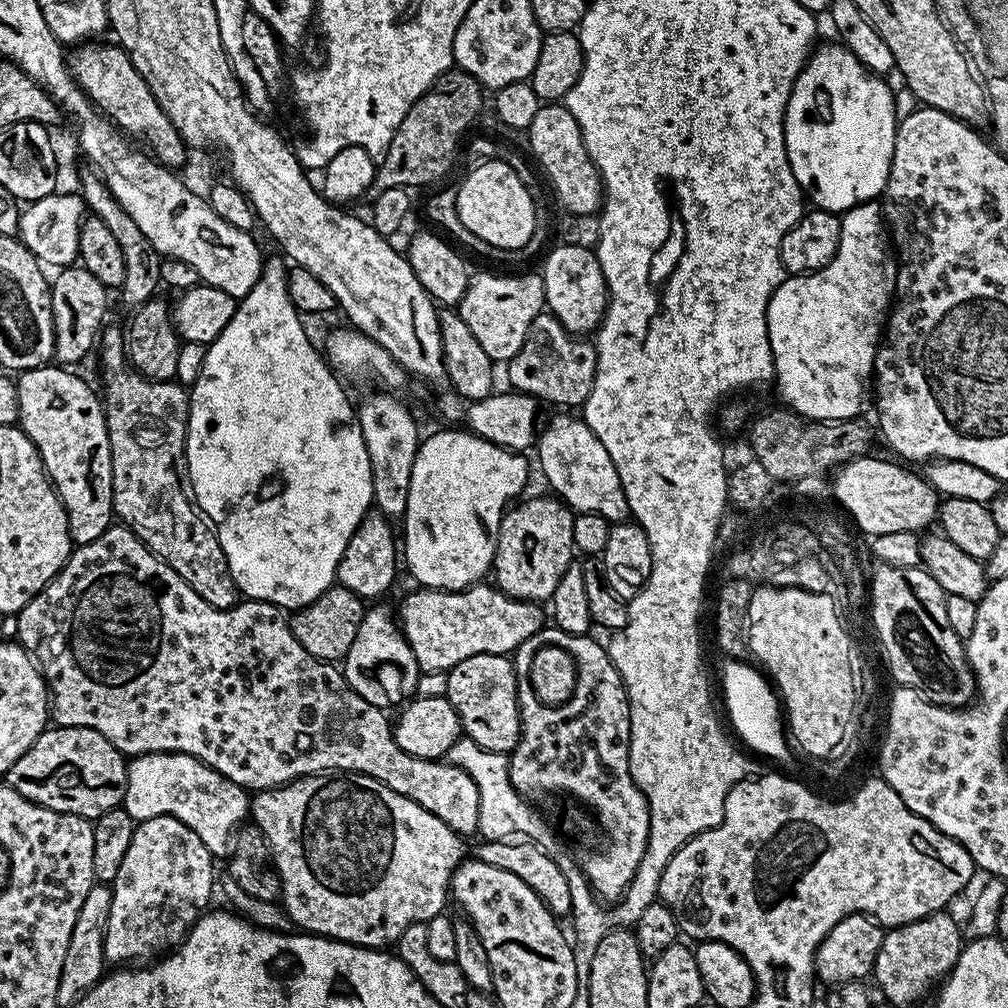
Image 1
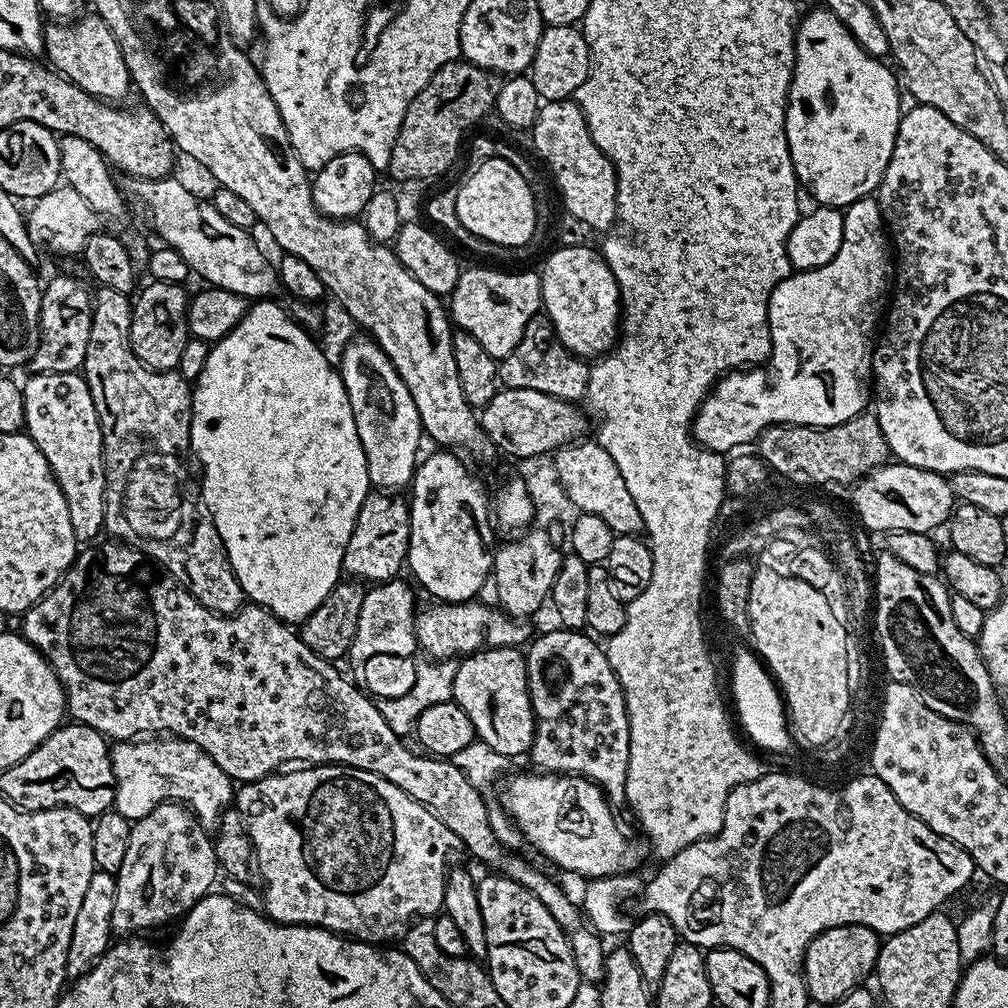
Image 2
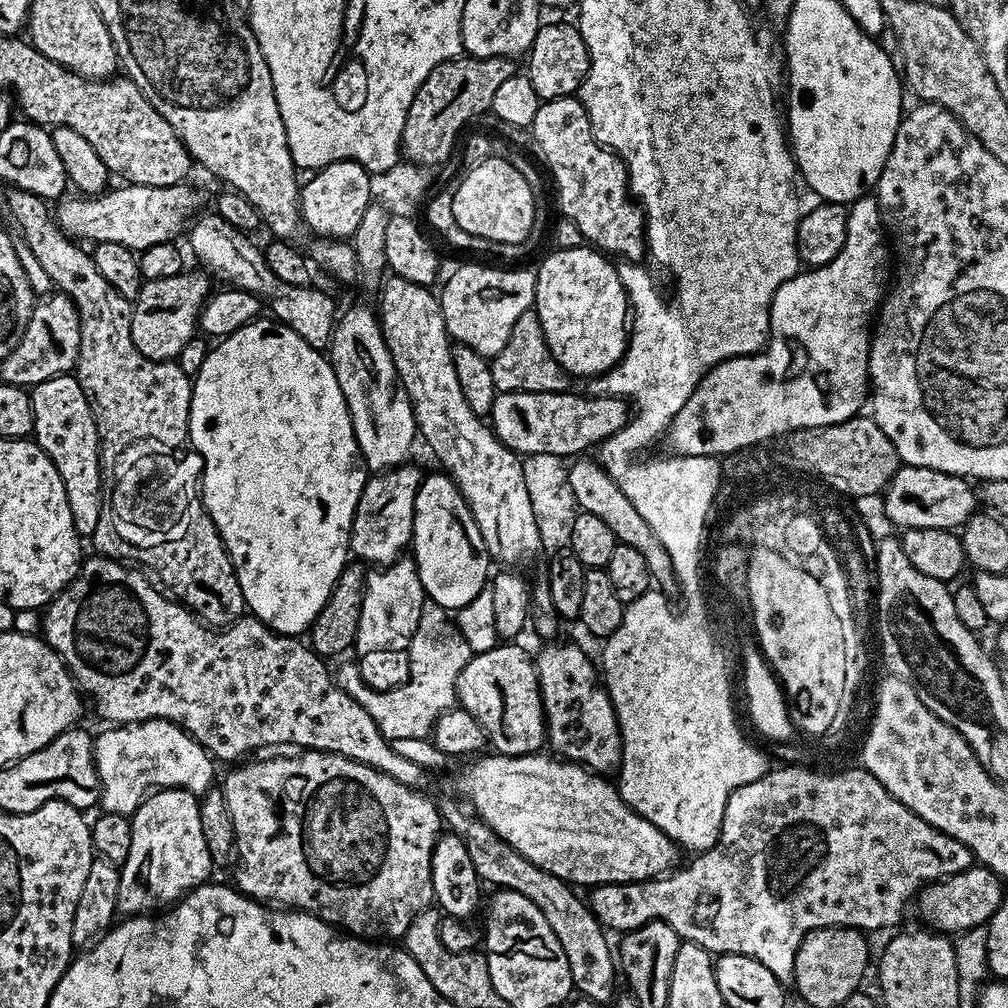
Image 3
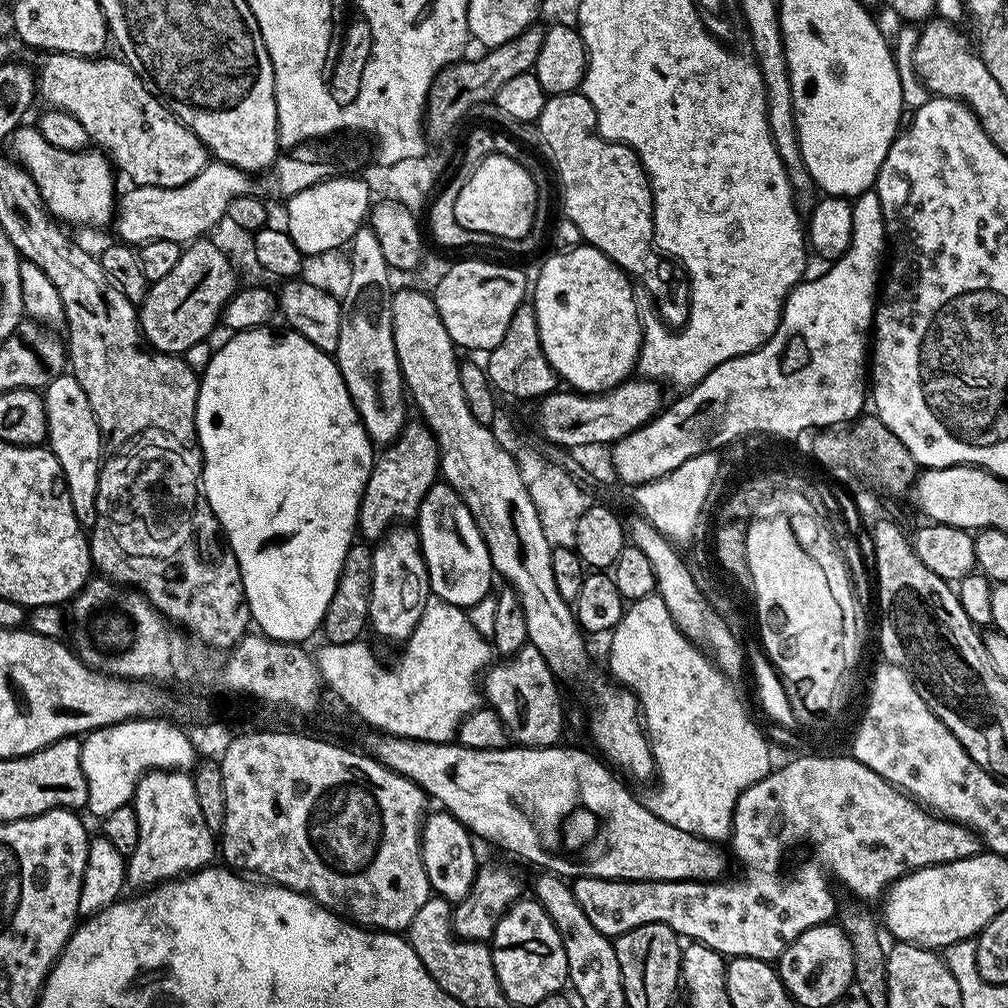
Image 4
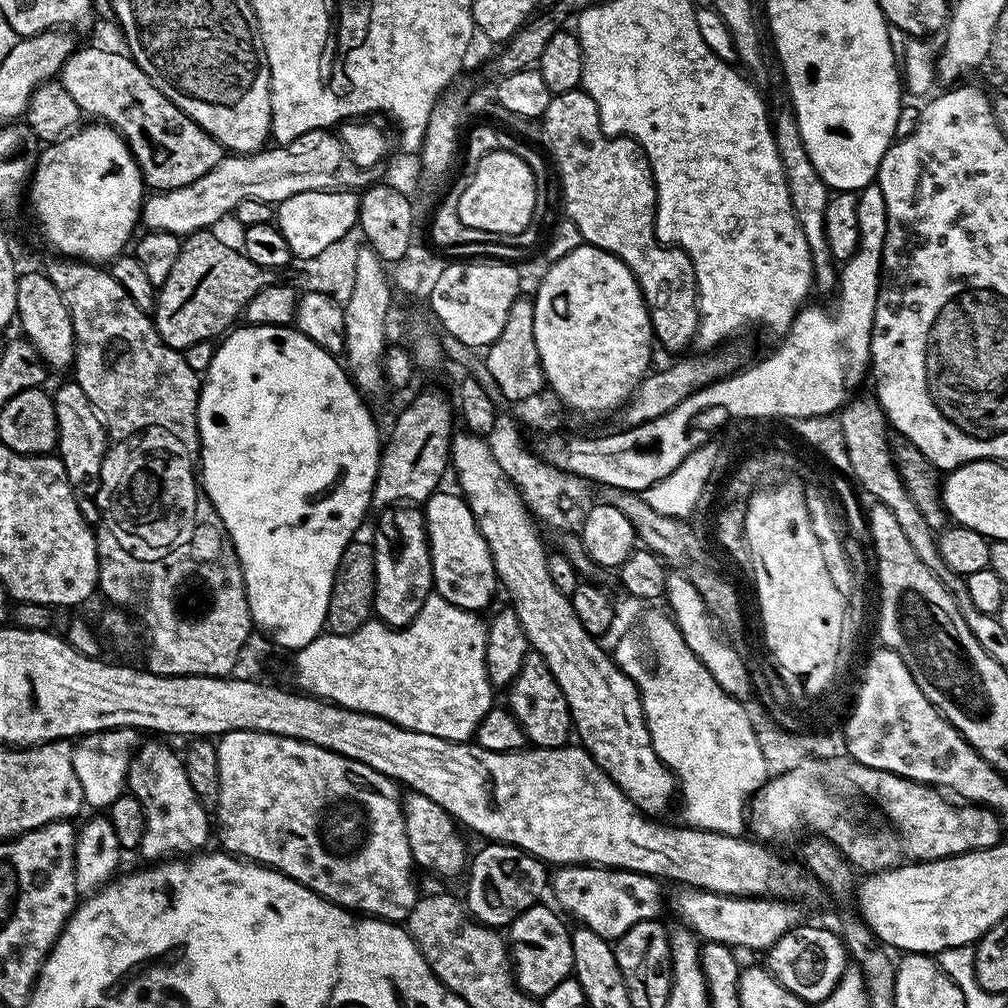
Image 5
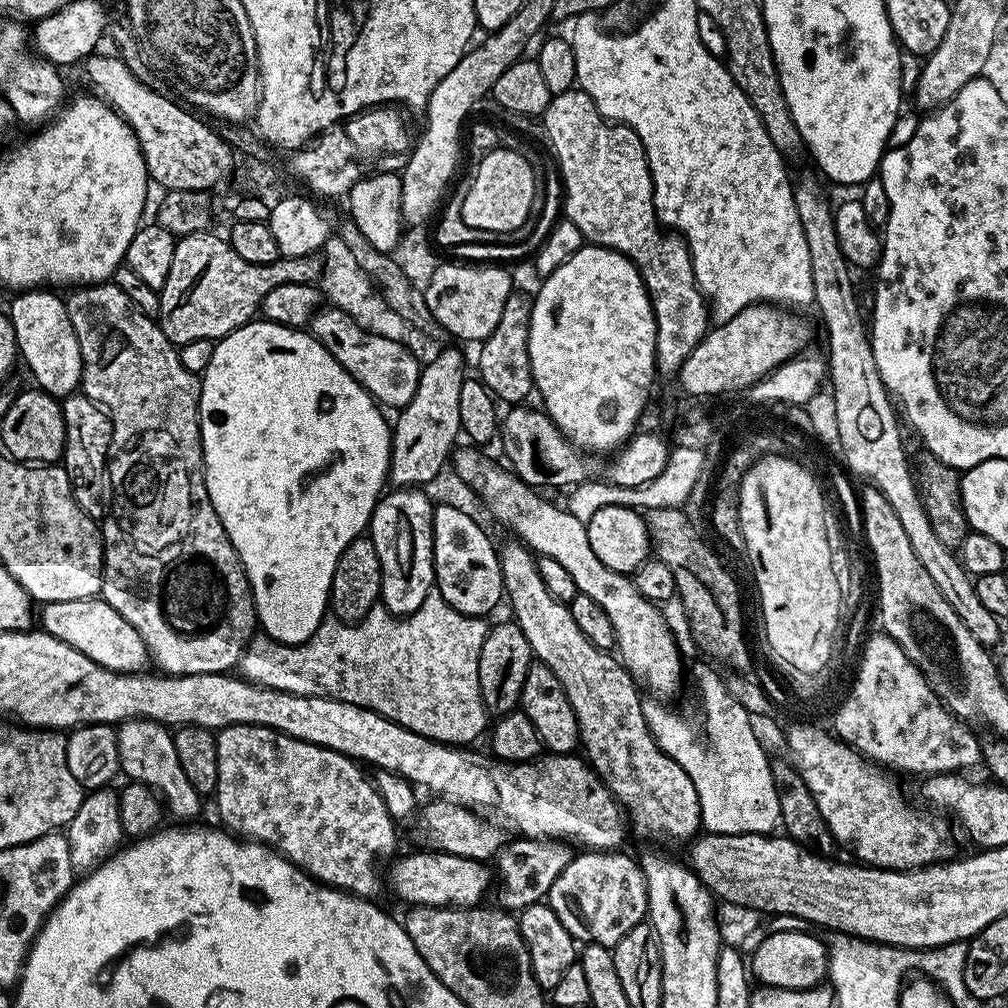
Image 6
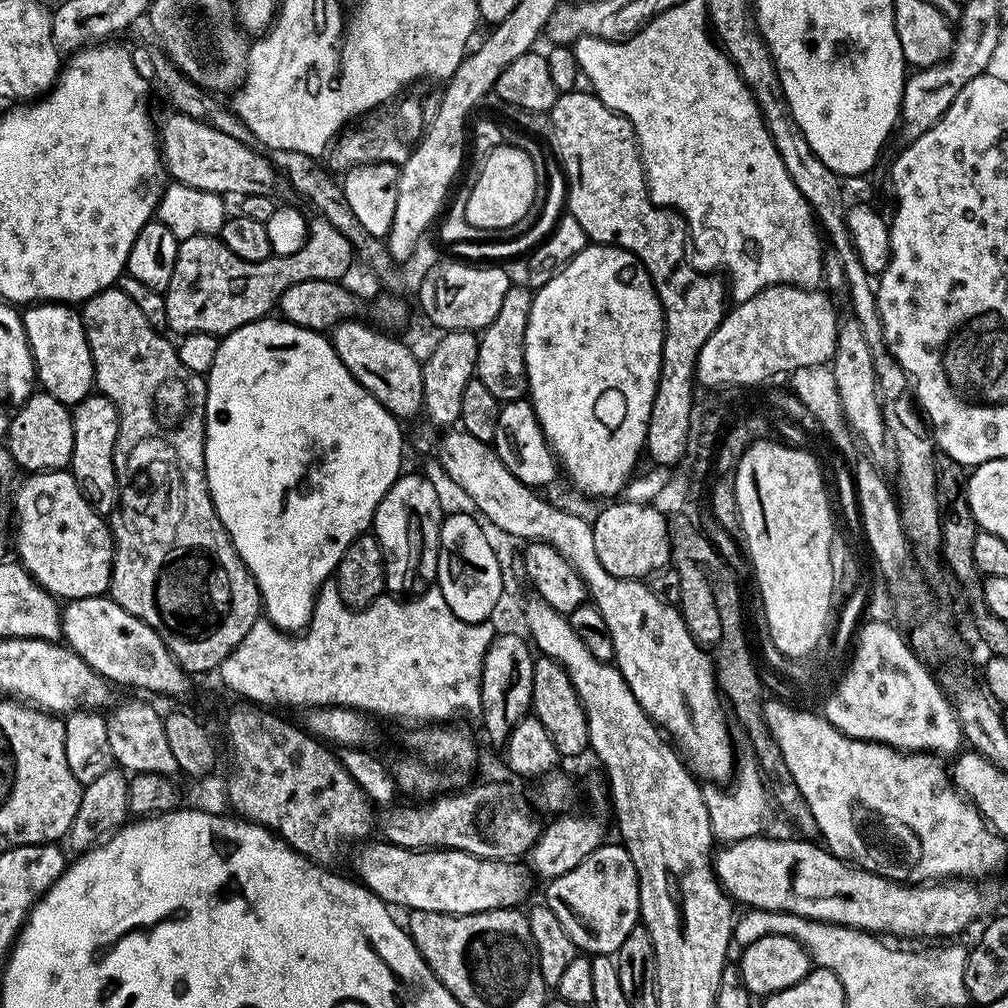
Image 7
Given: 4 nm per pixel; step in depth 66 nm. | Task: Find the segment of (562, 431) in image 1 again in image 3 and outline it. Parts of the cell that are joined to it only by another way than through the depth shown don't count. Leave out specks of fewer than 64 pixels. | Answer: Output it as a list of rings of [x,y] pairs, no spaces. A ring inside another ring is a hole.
[[[580,458],[575,461],[576,465],[568,468],[568,481],[570,488],[574,490],[577,507],[584,512],[597,514],[602,522],[606,522],[610,530],[613,530],[617,541],[622,544],[634,547],[644,558],[652,574],[653,583],[665,595],[672,596],[679,591],[679,584],[673,570],[673,560],[670,554],[666,553],[666,548],[658,540],[658,536],[650,530],[649,523],[638,513],[634,504],[630,502],[626,494],[609,477],[603,467],[596,463]]]

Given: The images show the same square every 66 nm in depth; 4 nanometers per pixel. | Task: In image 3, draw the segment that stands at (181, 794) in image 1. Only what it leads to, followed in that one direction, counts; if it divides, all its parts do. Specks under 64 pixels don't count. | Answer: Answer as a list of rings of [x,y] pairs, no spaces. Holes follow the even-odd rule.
[[[141,720],[139,724],[108,726],[105,729],[94,740],[96,769],[100,775],[99,807],[103,811],[131,817],[145,796],[155,788],[184,788],[187,792],[203,794],[213,787],[213,757],[179,724],[171,724],[169,720]]]

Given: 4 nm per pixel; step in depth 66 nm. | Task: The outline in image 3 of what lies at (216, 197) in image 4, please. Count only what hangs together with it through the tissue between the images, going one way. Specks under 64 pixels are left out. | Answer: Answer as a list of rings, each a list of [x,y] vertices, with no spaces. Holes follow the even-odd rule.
[[[124,182],[119,185],[121,188],[113,187],[95,198],[72,194],[72,197],[69,195],[61,199],[57,203],[61,203],[60,205],[55,205],[54,217],[69,237],[79,238],[81,241],[92,240],[91,242],[96,244],[118,242],[139,254],[150,246],[175,241],[175,236],[180,231],[183,233],[193,217],[201,211],[200,196],[190,185],[191,183],[181,182],[174,186],[159,188]]]

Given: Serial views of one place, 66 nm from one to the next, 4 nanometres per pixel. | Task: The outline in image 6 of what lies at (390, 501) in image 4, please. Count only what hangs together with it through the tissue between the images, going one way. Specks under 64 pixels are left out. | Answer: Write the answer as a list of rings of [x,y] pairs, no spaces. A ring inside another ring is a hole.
[[[444,346],[434,362],[423,365],[418,378],[418,390],[405,408],[399,409],[400,416],[392,428],[392,457],[388,474],[396,488],[428,486],[432,479],[449,463],[457,447],[456,436],[461,435],[458,418],[458,402],[462,391],[464,356],[456,346]]]

